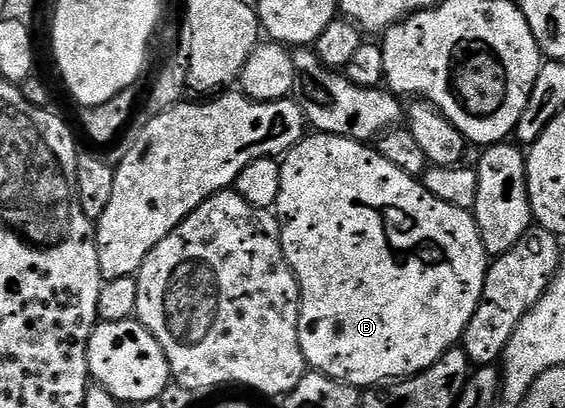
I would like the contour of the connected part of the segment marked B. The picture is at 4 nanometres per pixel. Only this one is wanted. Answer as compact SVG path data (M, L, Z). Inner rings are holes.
M324 132L304 135L299 144L282 157L279 169L281 190L273 211L279 222L281 250L299 283L299 341L308 369L339 380L342 384L349 384L356 390L367 390L384 382L398 382L416 376L462 341L465 326L469 326L469 318L473 318L479 305L489 263L474 215L468 209L441 202L441 198L429 194L427 187L416 177L405 174L405 170L397 170L393 162L381 158L381 154L370 143L344 136L330 136Z

